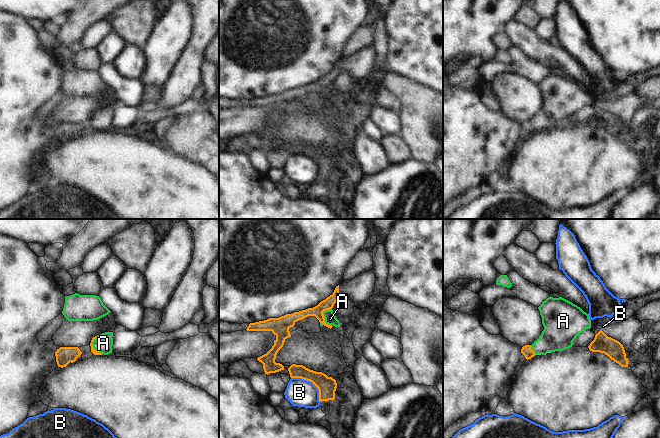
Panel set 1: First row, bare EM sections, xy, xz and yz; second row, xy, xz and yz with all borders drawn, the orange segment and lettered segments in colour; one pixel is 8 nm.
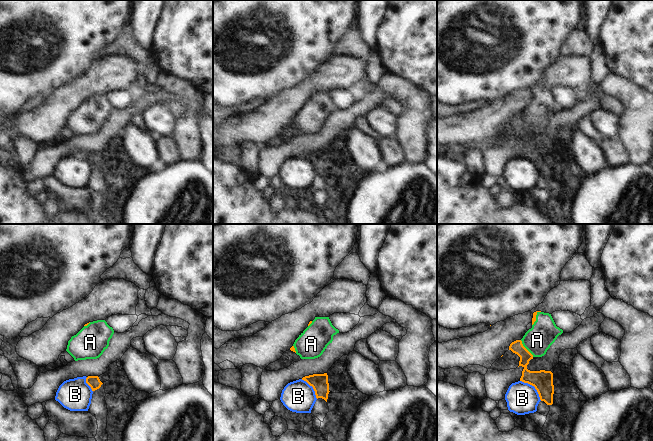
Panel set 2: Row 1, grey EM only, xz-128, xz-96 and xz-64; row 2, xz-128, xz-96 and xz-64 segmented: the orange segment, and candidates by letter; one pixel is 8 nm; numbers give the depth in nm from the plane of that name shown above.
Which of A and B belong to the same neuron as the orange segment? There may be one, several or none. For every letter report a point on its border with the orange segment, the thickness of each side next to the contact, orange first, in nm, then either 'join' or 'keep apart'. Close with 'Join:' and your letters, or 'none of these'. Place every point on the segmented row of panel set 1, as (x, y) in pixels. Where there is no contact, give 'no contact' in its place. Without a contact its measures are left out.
A: contact xz (323, 317); calibres 90 and 90 nm; join
B: contact xz (311, 381); calibres 150 and 220 nm; keep apart
Join: A

